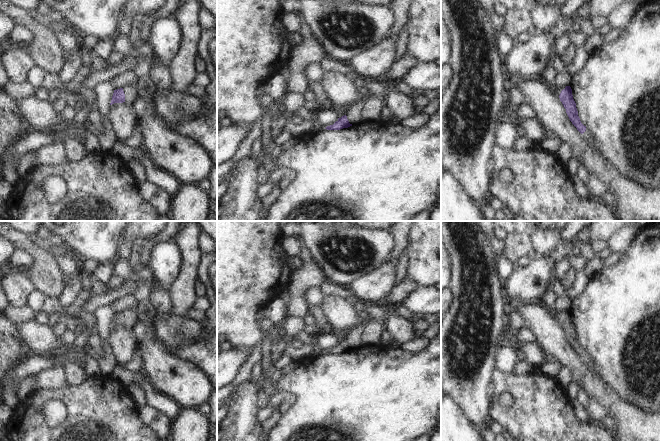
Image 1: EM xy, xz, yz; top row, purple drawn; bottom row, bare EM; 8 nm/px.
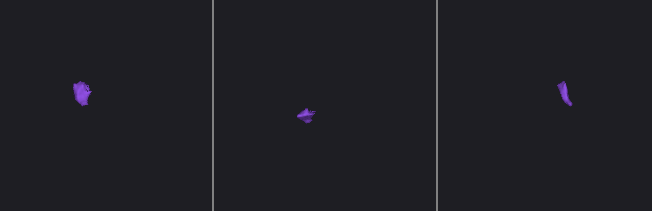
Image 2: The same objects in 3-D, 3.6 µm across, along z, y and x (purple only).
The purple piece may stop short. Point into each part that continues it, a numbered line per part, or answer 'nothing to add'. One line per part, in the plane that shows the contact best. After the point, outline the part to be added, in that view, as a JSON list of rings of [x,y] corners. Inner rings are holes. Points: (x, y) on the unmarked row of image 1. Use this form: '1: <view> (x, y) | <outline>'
1: xy (130, 316) | [[[134,309],[125,310],[123,312],[125,318],[125,326],[128,328],[138,328],[137,313]]]
2: yz (588, 358) | [[[586,351],[586,355],[582,359],[588,365],[593,365],[595,363],[593,356],[587,351]]]

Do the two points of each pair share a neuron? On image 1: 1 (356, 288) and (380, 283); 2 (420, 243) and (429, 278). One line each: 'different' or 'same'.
1: same
2: same

